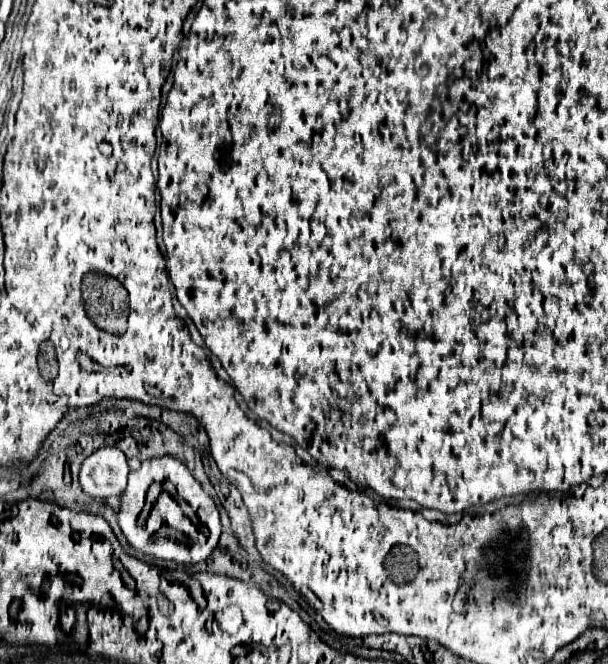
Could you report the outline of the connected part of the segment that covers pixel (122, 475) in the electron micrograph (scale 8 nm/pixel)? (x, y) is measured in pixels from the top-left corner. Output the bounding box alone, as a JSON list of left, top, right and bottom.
[81,446,127,499]

